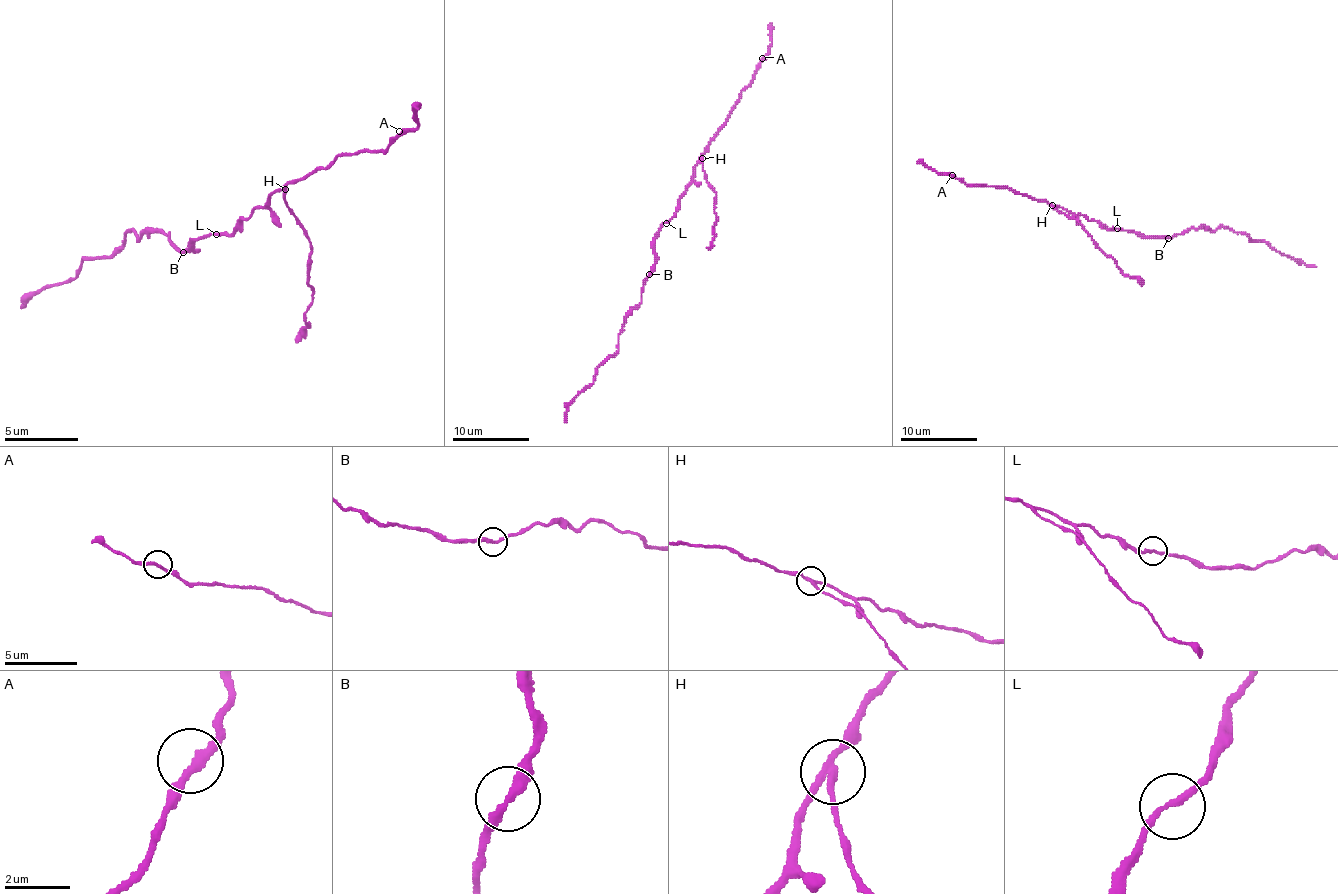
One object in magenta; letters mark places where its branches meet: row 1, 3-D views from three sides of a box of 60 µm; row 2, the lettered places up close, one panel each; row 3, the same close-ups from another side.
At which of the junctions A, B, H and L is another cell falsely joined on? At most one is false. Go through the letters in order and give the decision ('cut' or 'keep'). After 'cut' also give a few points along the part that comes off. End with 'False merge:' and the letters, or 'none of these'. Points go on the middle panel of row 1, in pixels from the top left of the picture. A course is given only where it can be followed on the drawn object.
A: keep
B: keep
H: cut | (703, 157), (704, 178), (716, 194), (714, 240), (706, 247)
L: keep
False merge: H

